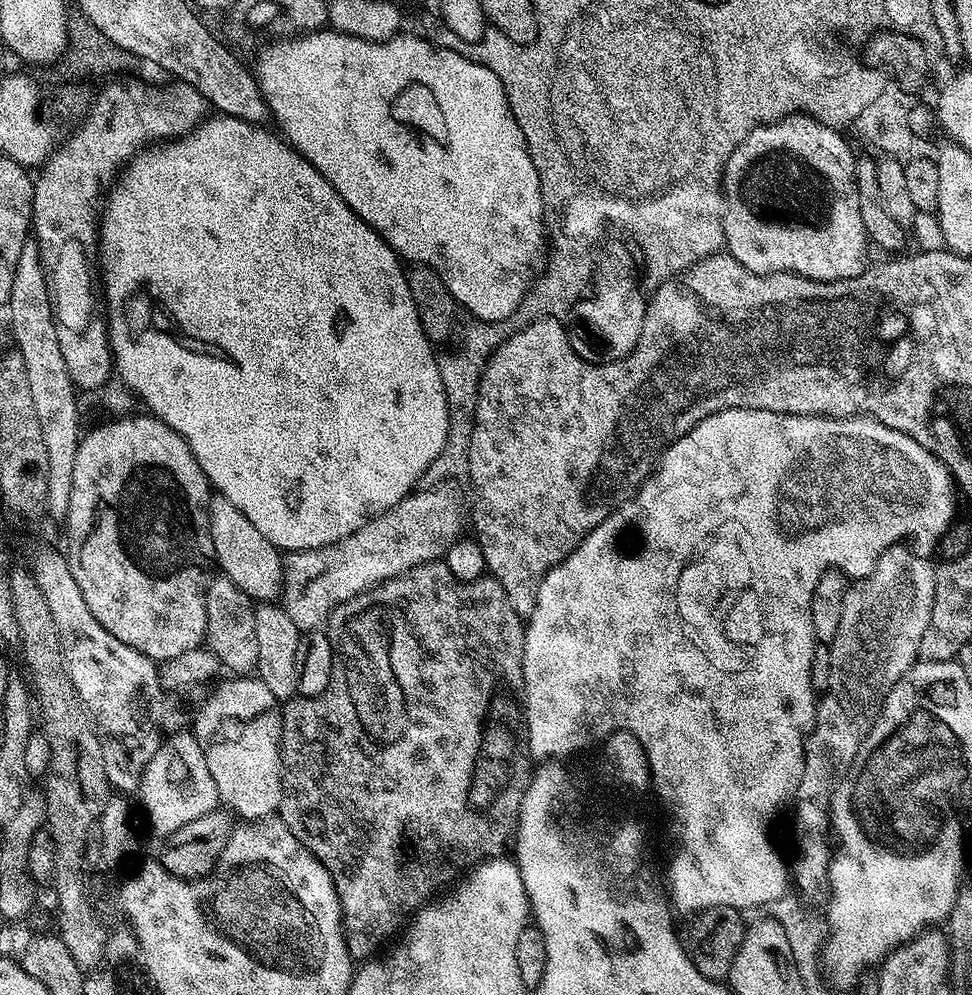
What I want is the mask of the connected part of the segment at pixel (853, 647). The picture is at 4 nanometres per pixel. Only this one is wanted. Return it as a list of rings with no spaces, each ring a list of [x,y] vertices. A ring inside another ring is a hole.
[[[908,546],[888,548],[881,552],[875,570],[849,587],[842,602],[842,622],[838,622],[838,634],[834,634],[830,645],[832,665],[828,691],[819,697],[816,725],[812,727],[808,739],[804,742],[802,782],[798,782],[794,797],[796,861],[793,864],[791,861],[790,876],[794,881],[795,891],[805,897],[812,896],[815,892],[823,893],[826,888],[828,863],[831,862],[833,854],[830,844],[828,848],[828,836],[830,840],[830,813],[834,790],[838,790],[842,778],[846,778],[866,734],[870,734],[874,722],[879,718],[884,699],[920,656],[920,648],[930,626],[930,614],[934,610],[936,568],[932,562]]]

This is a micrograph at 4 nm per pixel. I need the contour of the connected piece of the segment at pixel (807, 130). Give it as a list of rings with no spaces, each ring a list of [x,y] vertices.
[[[797,114],[784,116],[781,120],[773,120],[770,124],[759,124],[734,150],[730,161],[730,174],[722,181],[724,194],[724,243],[728,255],[734,257],[746,270],[765,276],[771,272],[793,272],[811,280],[849,280],[862,274],[866,261],[870,256],[870,241],[866,234],[866,226],[862,226],[862,213],[858,211],[858,190],[856,189],[856,162],[852,156],[852,148],[843,140],[841,133],[835,128],[818,122],[812,116]]]

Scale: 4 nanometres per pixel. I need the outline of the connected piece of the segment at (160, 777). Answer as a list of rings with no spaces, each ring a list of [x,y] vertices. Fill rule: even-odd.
[[[191,731],[174,732],[161,739],[160,749],[140,779],[139,796],[140,804],[148,815],[148,824],[153,834],[160,838],[174,834],[174,830],[186,826],[186,822],[194,822],[194,818],[217,811],[220,804],[218,786],[214,786],[214,778],[210,778],[206,754],[202,754],[202,746]]]

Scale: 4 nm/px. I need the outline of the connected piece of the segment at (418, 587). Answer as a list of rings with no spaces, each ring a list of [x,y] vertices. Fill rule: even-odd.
[[[443,559],[419,564],[400,576],[383,580],[362,594],[342,602],[328,616],[326,631],[332,647],[332,673],[326,690],[317,696],[297,694],[282,708],[280,770],[284,796],[280,800],[278,815],[282,822],[286,822],[290,834],[294,834],[302,846],[310,849],[332,875],[340,899],[340,919],[348,941],[348,952],[353,961],[364,962],[375,957],[381,951],[380,943],[390,939],[396,931],[399,933],[414,910],[431,901],[443,884],[451,885],[465,870],[483,861],[503,857],[507,848],[509,851],[516,834],[516,822],[520,818],[522,798],[534,772],[531,767],[528,769],[527,755],[480,756],[480,747],[485,740],[488,744],[508,748],[516,740],[516,731],[519,728],[521,731],[524,629],[522,617],[514,610],[514,606],[510,606],[506,590],[502,590],[500,583],[491,574],[480,576],[474,582],[462,582],[450,574]]]

